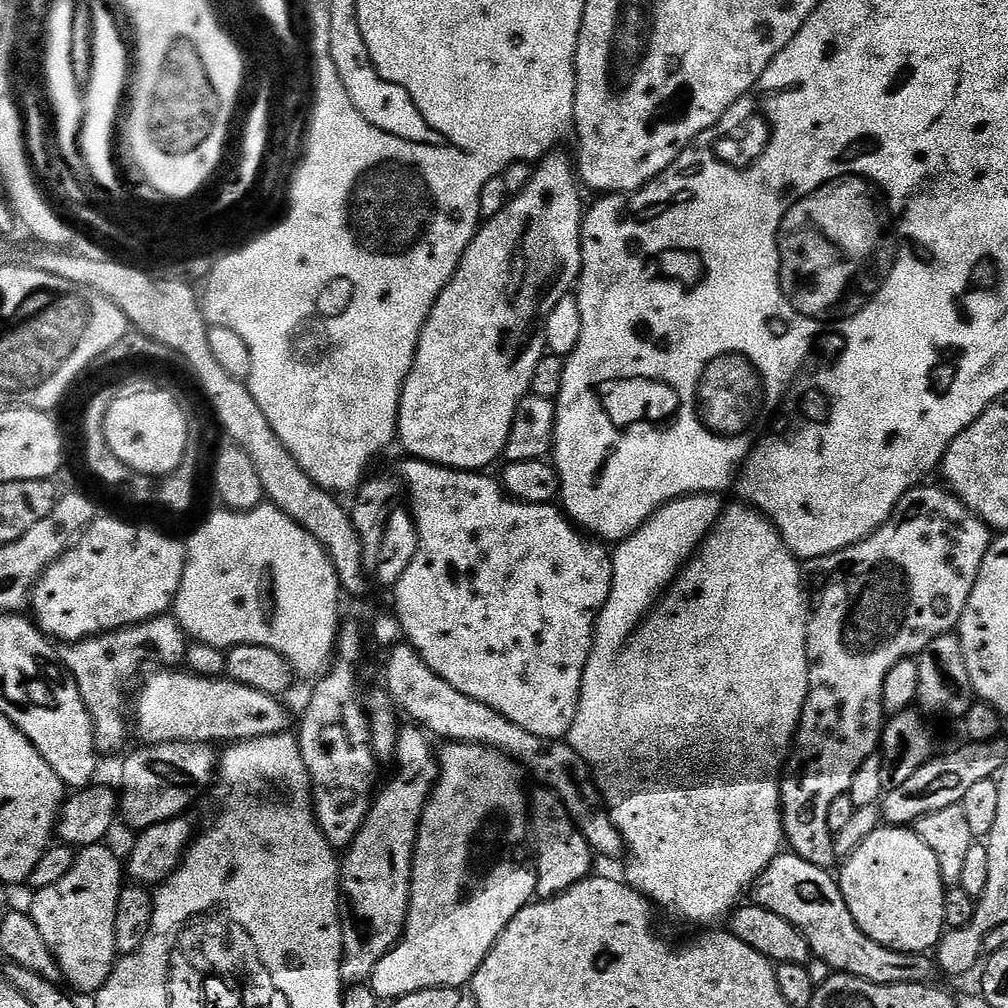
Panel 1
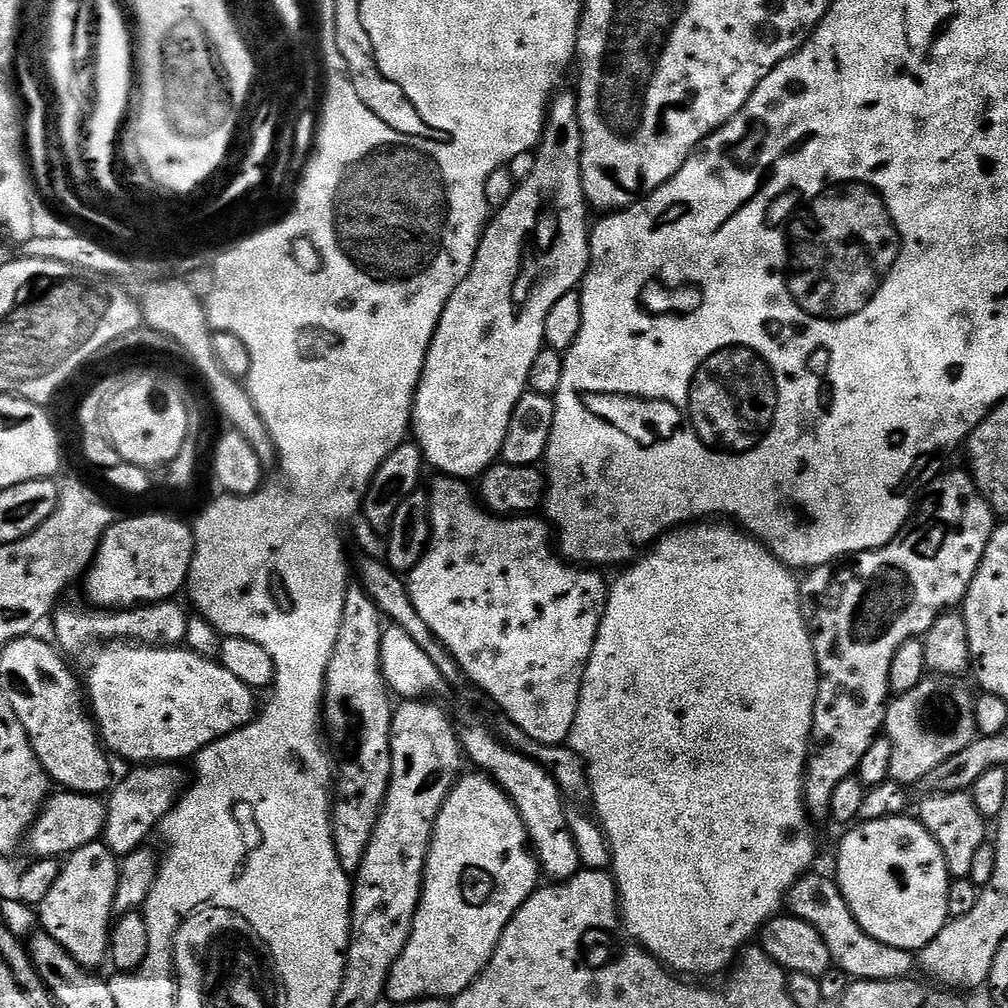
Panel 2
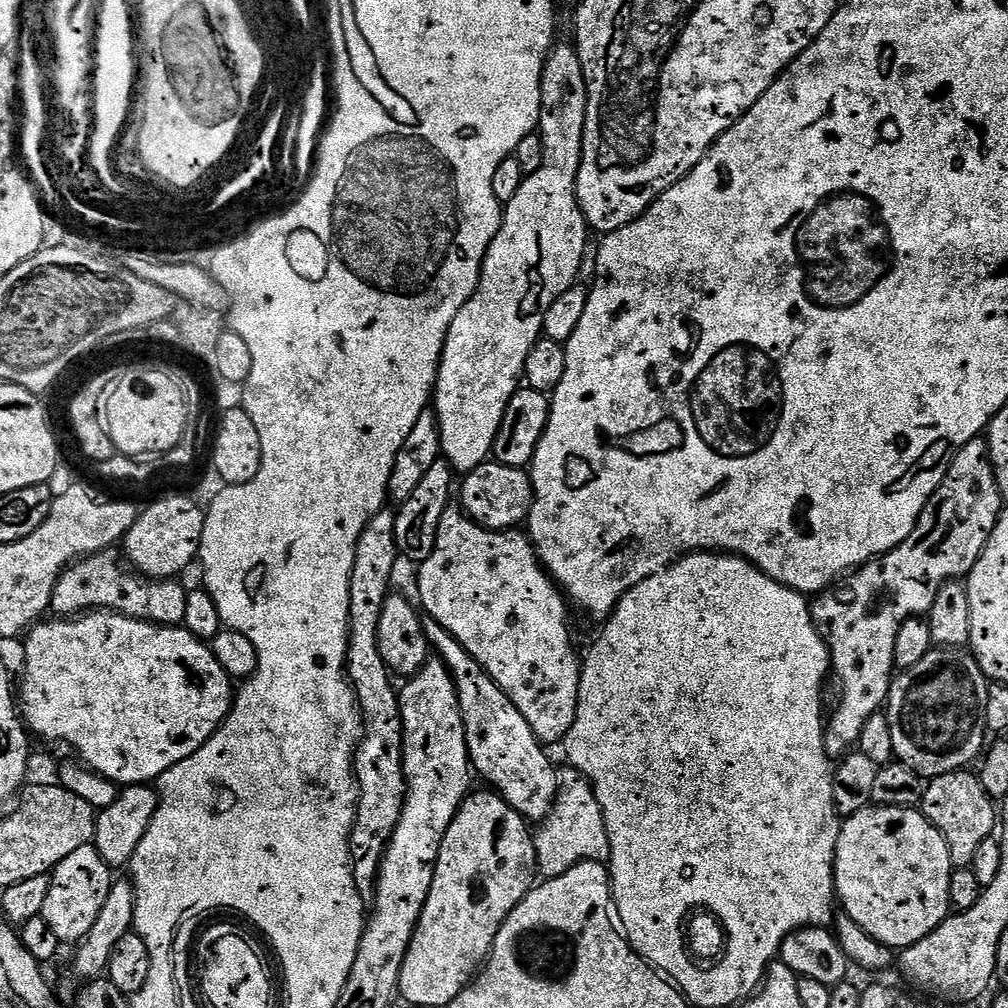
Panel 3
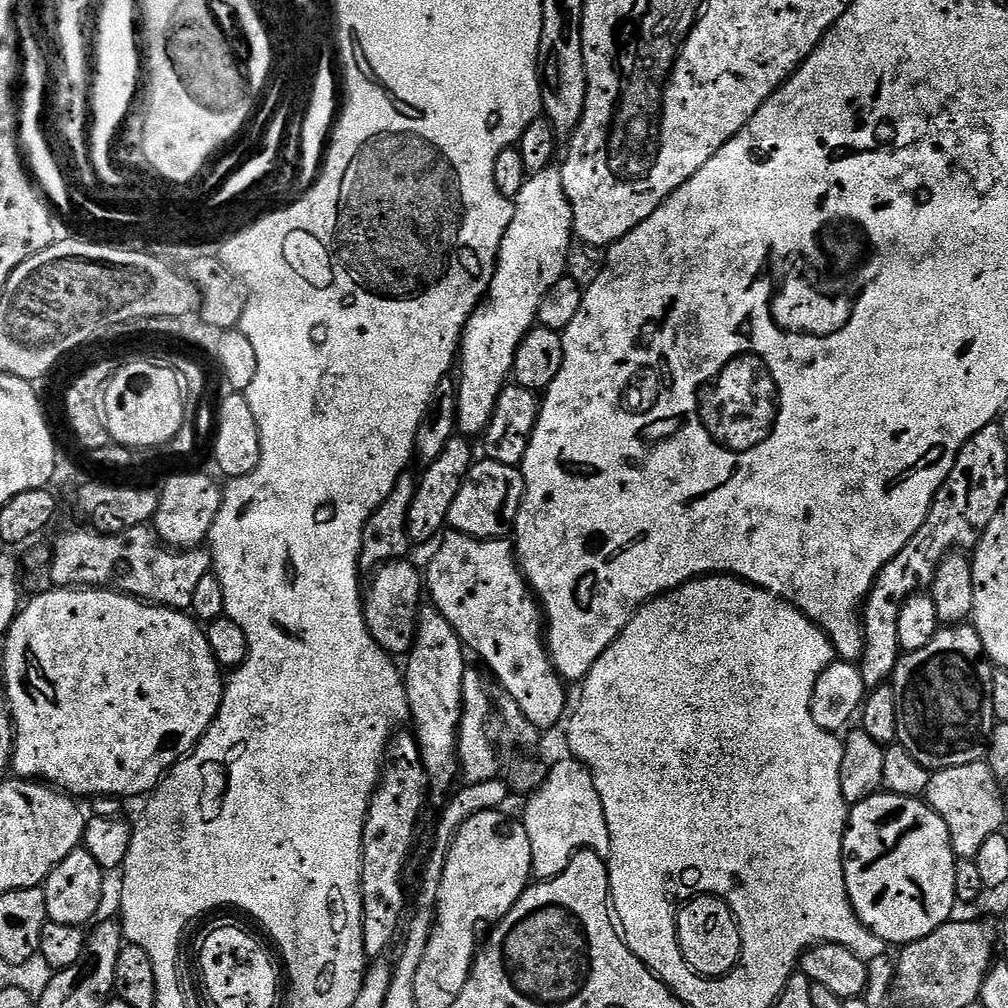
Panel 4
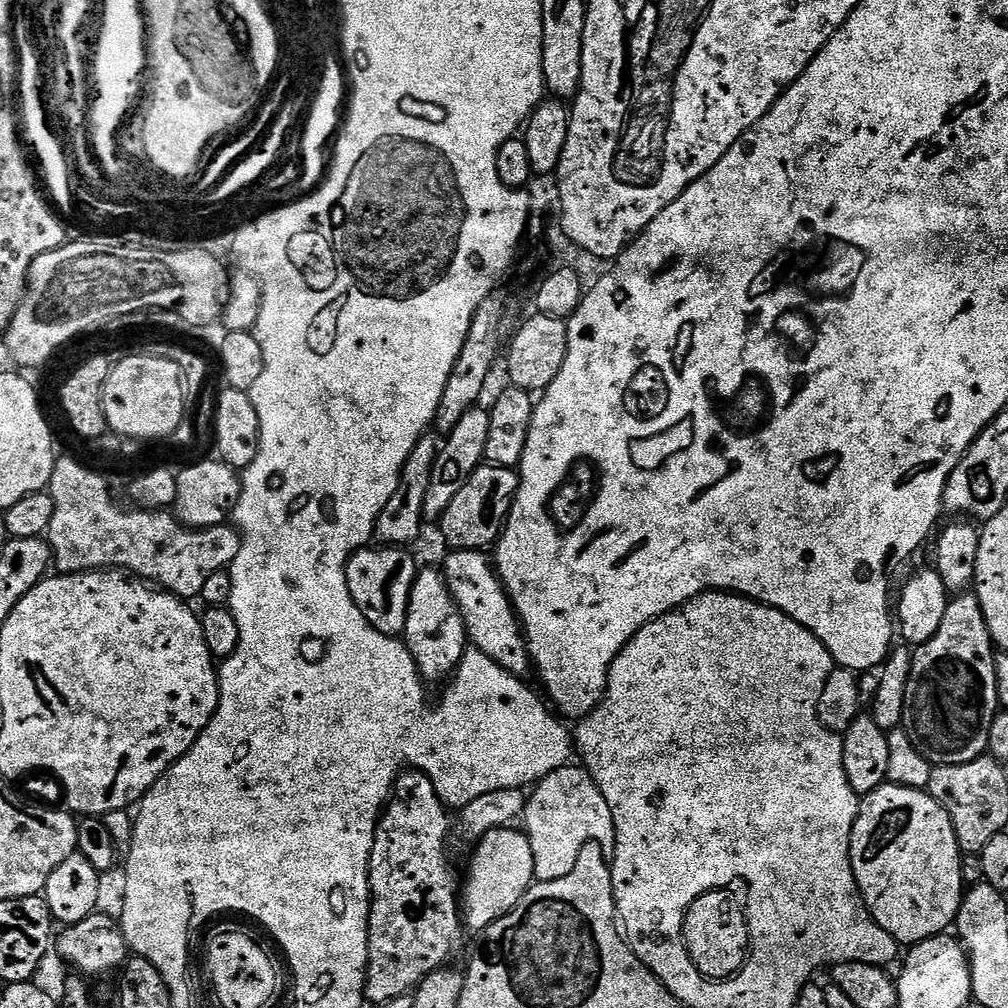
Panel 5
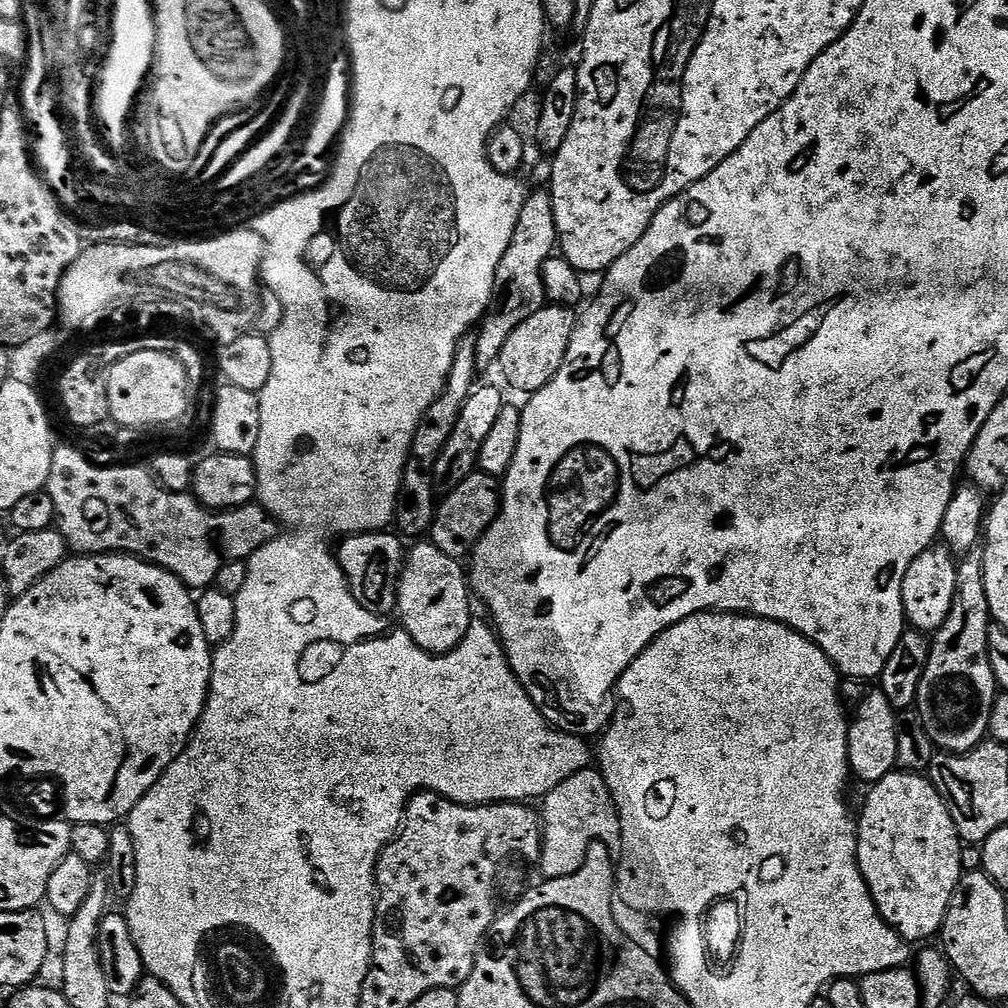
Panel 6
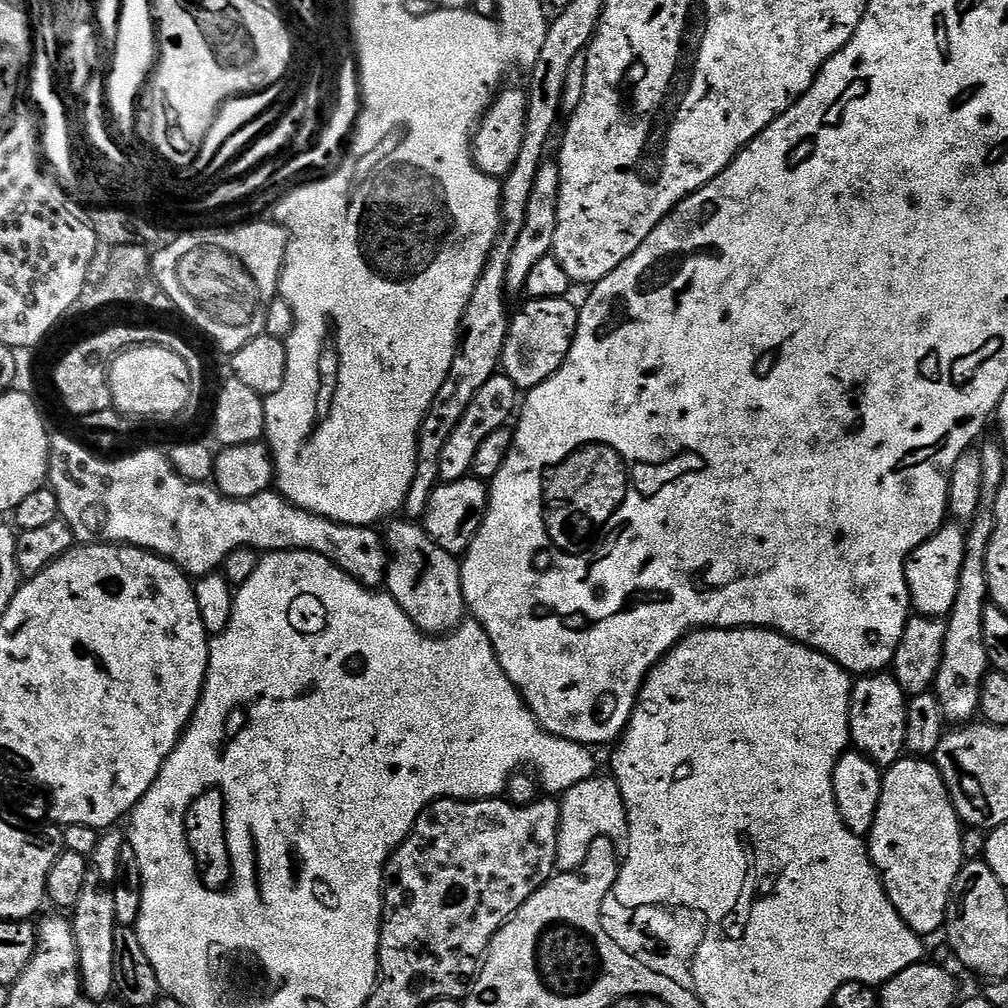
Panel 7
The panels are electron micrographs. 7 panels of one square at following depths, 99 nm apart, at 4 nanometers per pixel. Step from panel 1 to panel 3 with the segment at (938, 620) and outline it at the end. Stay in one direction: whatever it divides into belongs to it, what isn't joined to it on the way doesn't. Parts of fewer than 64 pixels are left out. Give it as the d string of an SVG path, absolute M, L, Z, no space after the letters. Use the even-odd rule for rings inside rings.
M980 438L971 440L966 446L962 446L962 450L956 452L946 478L940 483L938 490L934 490L930 502L926 502L910 535L894 551L885 556L877 556L867 564L861 564L847 578L819 593L811 601L812 621L816 623L816 629L820 631L820 637L828 648L831 675L836 675L836 680L840 683L840 701L837 702L832 716L830 712L827 717L824 729L824 745L829 756L843 757L859 745L862 726L866 726L872 715L885 707L888 691L892 688L894 638L898 630L908 620L927 617L928 611L934 606L934 598L938 598L938 590L942 590L944 584L967 577L978 562L1001 511L1000 491L992 469L992 459L988 456L987 443Z

